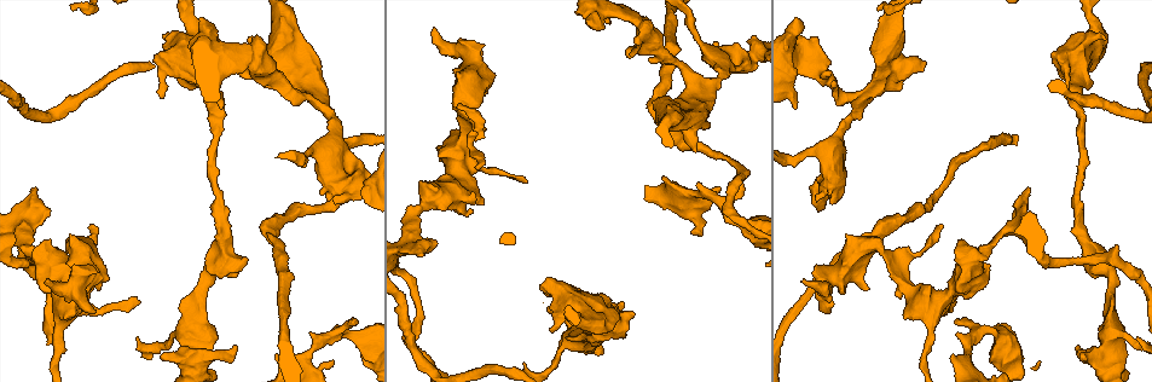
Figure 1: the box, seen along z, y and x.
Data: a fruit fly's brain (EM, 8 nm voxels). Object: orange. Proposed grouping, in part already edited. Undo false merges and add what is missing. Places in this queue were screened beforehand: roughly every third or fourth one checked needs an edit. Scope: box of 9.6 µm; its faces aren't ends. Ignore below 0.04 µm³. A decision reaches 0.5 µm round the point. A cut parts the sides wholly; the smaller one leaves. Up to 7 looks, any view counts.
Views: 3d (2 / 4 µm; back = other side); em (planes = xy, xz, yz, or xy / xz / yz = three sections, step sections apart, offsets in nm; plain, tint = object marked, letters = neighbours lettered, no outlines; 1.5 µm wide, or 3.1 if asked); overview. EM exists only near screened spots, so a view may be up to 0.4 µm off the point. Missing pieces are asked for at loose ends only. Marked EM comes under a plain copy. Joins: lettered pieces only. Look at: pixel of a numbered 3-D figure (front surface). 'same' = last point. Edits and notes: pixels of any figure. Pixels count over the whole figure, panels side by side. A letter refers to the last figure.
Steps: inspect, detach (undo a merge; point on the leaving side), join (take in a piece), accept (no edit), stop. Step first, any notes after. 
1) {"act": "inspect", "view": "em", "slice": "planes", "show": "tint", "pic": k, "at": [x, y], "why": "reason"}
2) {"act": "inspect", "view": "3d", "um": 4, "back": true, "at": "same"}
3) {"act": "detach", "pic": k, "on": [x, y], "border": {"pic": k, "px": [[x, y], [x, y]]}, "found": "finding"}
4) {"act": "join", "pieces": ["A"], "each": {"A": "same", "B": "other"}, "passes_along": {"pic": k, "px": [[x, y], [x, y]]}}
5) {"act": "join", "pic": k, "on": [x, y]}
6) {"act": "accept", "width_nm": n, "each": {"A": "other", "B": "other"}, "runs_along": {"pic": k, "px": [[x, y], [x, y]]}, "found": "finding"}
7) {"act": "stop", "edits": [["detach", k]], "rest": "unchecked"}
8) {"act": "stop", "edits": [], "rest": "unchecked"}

{"act": "inspect", "view": "em", "slice": "xy", "step": 8, "show": "tint", "pic": 1, "at": [951, 355], "why": "free end"}

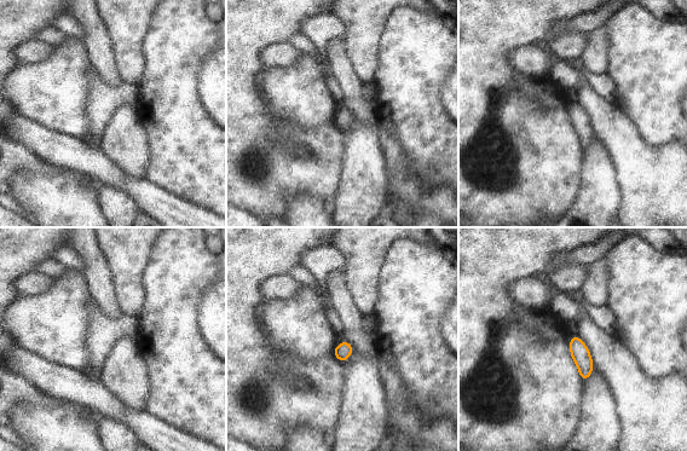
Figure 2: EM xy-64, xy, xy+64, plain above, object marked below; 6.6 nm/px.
{"act": "inspect", "view": "em", "slice": "planes", "show": "letters", "at": "same", "why": "another direction"}

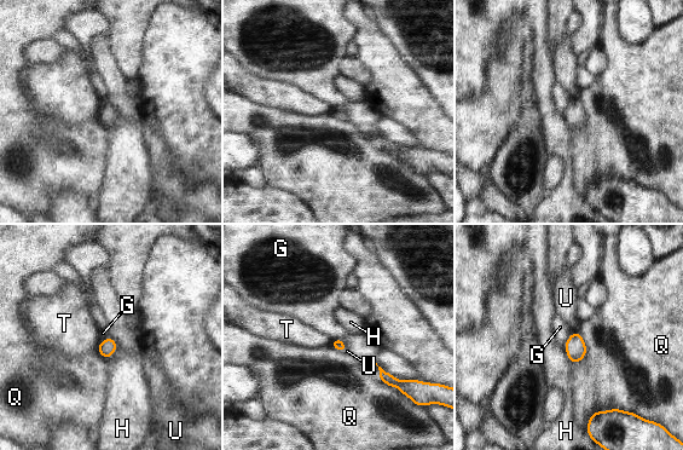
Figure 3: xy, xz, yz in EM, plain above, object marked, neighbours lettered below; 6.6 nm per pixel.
{"act": "accept", "longest_contact_nm": ["Q", 220], "each": {"G": "other", "H": "other", "Q": "other", "T": "other", "U": "other"}, "found": "none of them fits"}

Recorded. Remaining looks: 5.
{"act": "inspect", "view": "3d", "um": 4, "pic": 1, "at": [622, 301]}

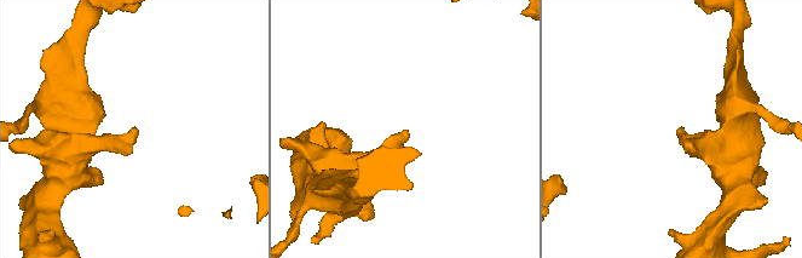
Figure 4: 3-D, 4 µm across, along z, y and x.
{"act": "inspect", "view": "em", "slice": "planes", "show": "letters", "pic": 4, "at": [678, 129]}

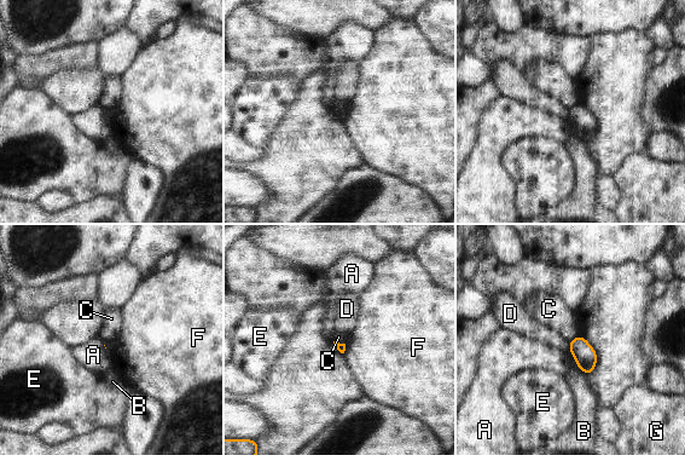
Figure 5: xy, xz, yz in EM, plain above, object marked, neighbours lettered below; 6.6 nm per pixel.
{"act": "accept", "longest_contact_nm": ["B", 100], "each": {"A": "other", "B": "other", "C": "other", "D": "other", "E": "other", "F": "other", "G": "other"}, "border": {"pic": 5, "px": [[334, 340], [344, 344]]}, "found": "none of them fits"}

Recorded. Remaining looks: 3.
{"act": "inspect", "view": "3d", "um": 4, "pic": 1, "at": [257, 38], "why": "branch stops here"}

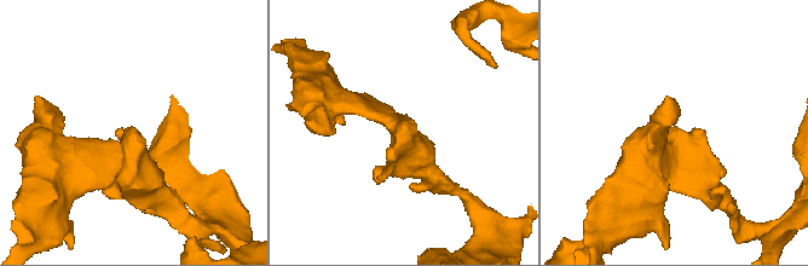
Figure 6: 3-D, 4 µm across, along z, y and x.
{"act": "inspect", "view": "em", "slice": "yz", "step": 4, "show": "tint", "pic": 6, "at": [134, 129], "why": "shape alone is not enough"}

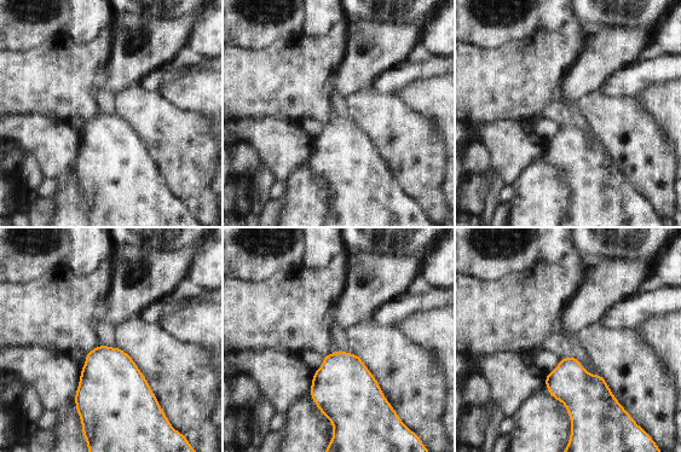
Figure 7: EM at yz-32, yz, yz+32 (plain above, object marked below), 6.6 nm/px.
{"act": "inspect", "view": "em", "slice": "planes", "show": "letters", "at": "same", "why": "cut it another way"}

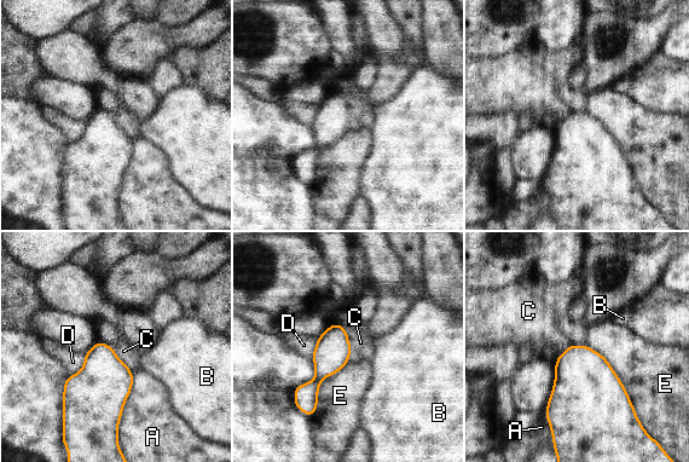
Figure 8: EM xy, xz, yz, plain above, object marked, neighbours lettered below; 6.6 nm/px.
{"act": "accept", "each": {"A": "other", "B": "other", "C": "other", "D": "other", "E": "other"}, "border": {"pic": 8, "px": [[588, 345], [618, 376], [635, 411]]}, "found": "no lettered piece goes on from it"}

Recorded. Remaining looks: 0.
{"act": "stop", "edits": [], "rest": "unchecked"}

